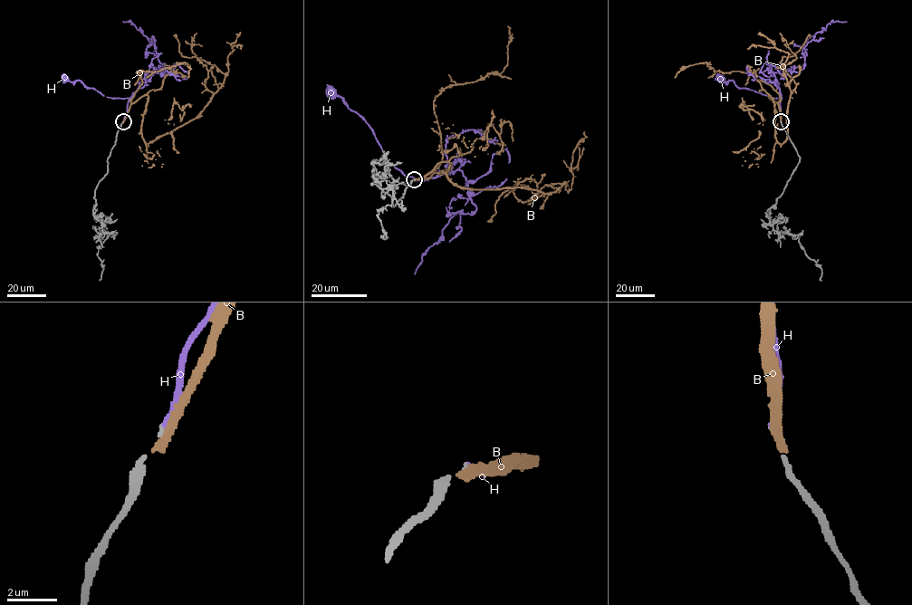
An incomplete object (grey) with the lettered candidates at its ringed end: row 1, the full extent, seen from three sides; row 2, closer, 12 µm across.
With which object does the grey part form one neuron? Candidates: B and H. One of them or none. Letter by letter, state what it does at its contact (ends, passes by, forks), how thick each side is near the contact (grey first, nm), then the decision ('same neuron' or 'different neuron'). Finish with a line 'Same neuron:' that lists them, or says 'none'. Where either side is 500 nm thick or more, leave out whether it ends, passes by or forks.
B: it ends | 130/400 nm | different neuron
H: it ends | 130/240 nm | same neuron
Same neuron: H

